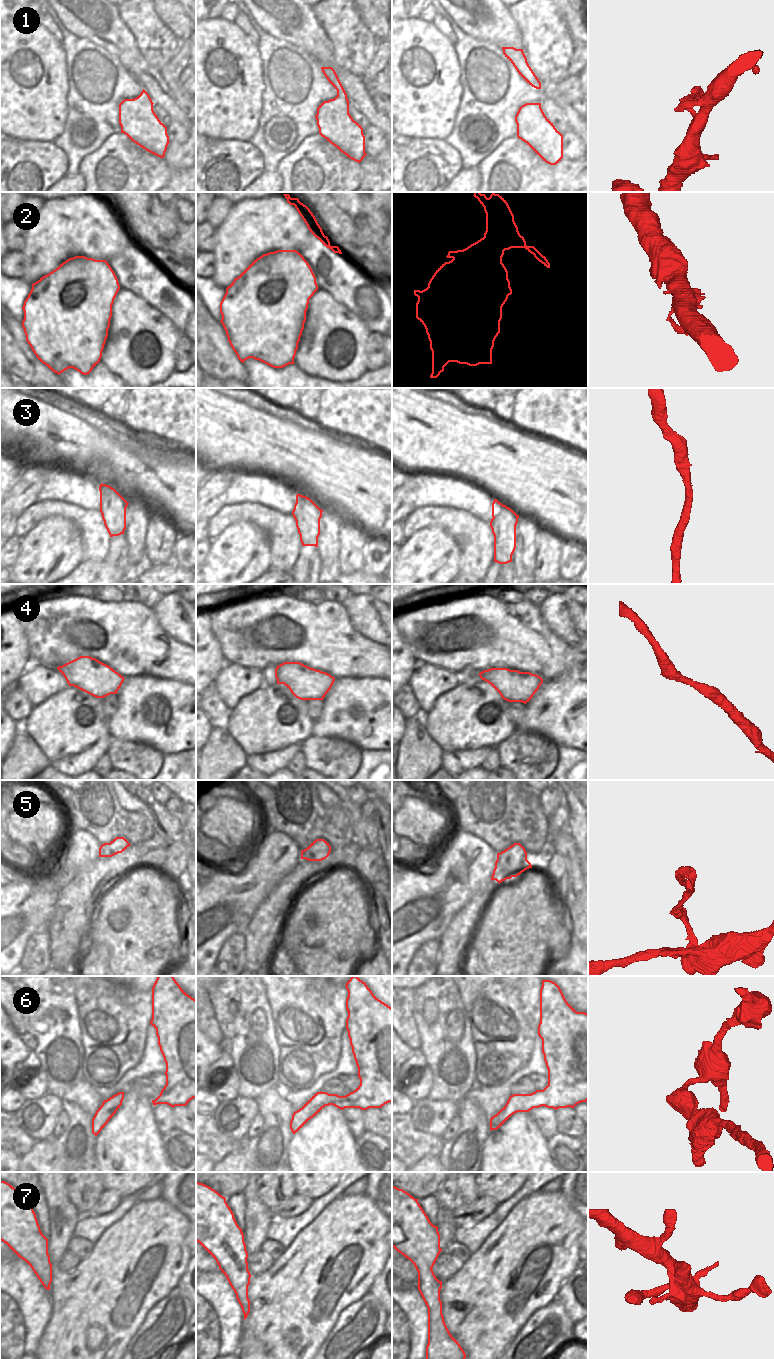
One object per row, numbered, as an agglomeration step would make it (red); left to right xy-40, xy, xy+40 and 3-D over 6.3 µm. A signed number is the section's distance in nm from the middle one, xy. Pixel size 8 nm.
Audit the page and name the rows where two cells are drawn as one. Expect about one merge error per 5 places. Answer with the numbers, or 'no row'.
no row

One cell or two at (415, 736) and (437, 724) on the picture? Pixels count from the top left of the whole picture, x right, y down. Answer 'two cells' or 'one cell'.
two cells

